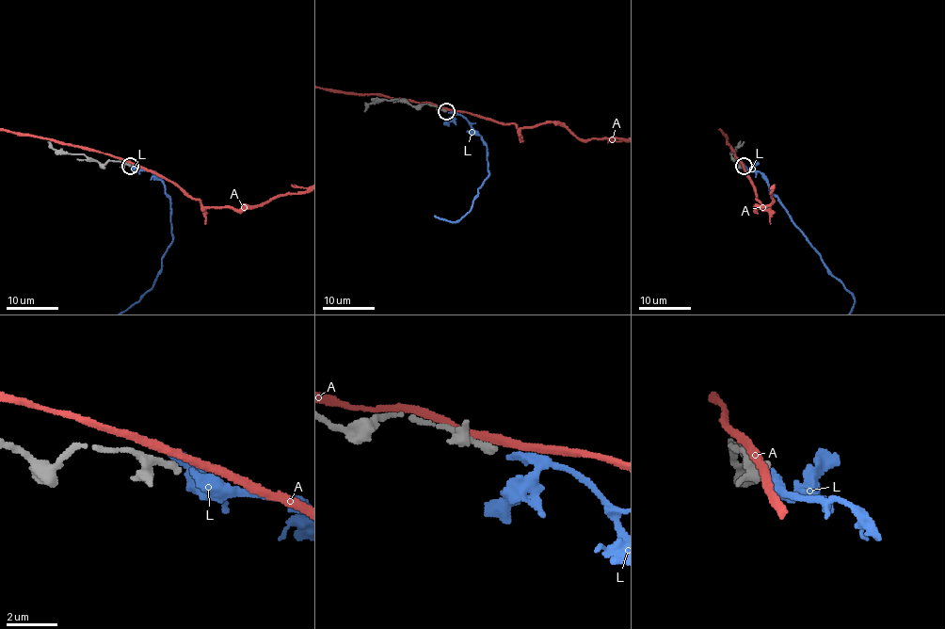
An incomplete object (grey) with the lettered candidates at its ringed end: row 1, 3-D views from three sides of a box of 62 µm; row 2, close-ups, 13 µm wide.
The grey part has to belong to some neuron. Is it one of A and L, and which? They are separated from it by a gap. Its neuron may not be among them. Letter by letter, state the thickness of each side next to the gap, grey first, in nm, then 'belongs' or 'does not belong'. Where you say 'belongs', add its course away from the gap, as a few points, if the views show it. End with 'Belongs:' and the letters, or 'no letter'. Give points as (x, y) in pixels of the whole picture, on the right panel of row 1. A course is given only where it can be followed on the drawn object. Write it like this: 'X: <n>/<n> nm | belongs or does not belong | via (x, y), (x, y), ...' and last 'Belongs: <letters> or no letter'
A: 280/280 nm | does not belong
L: 280/340 nm | belongs
Belongs: L

